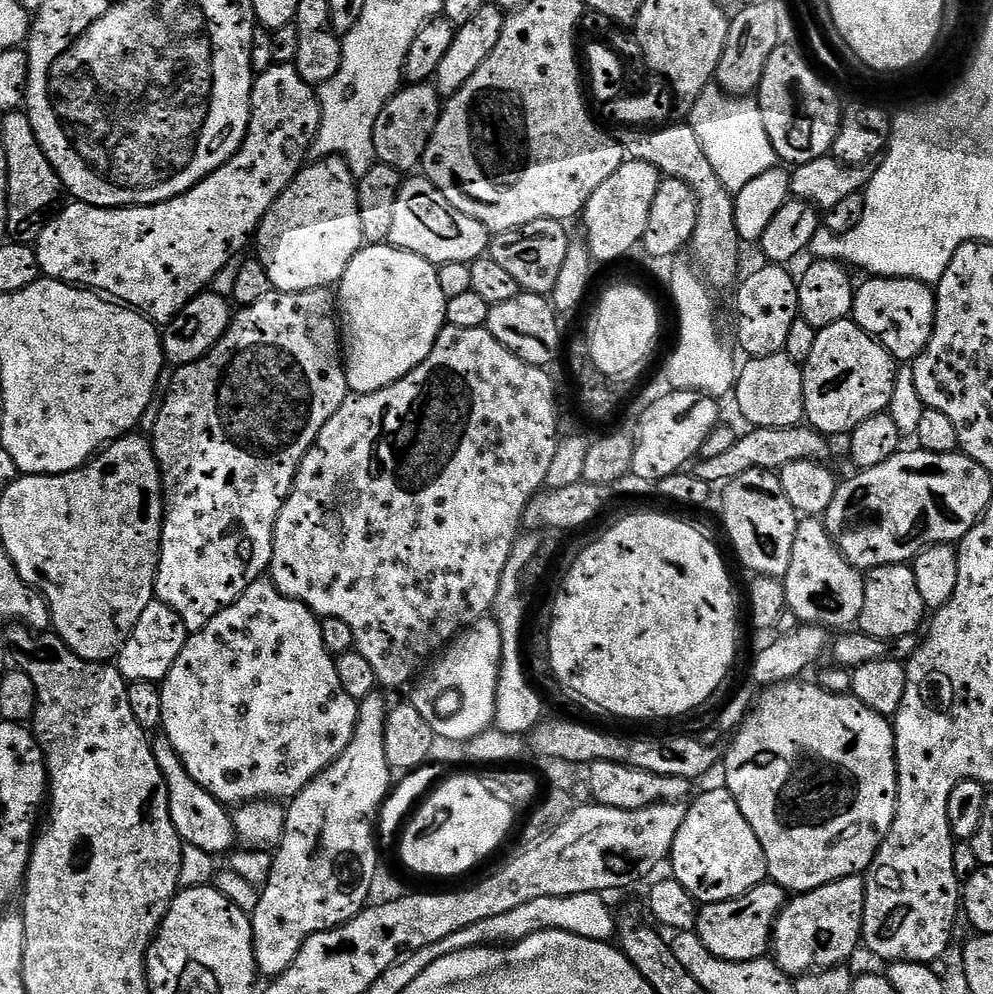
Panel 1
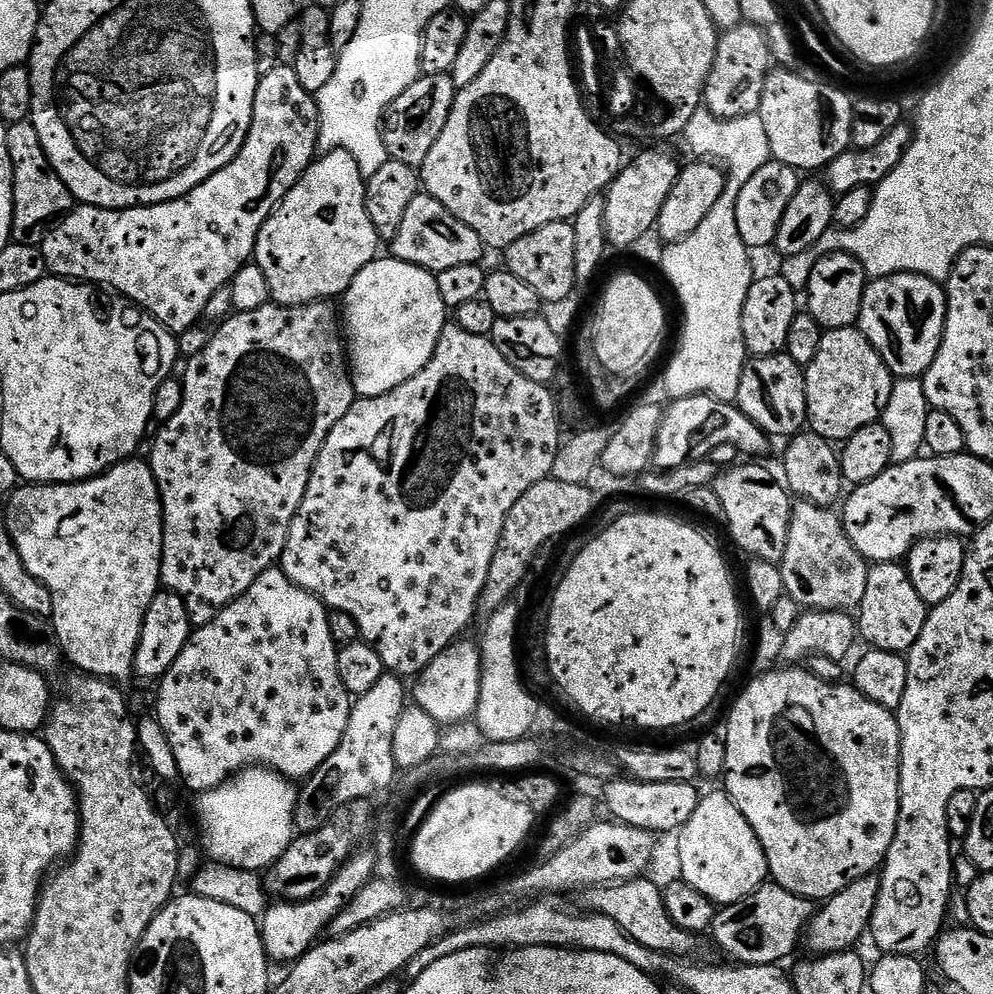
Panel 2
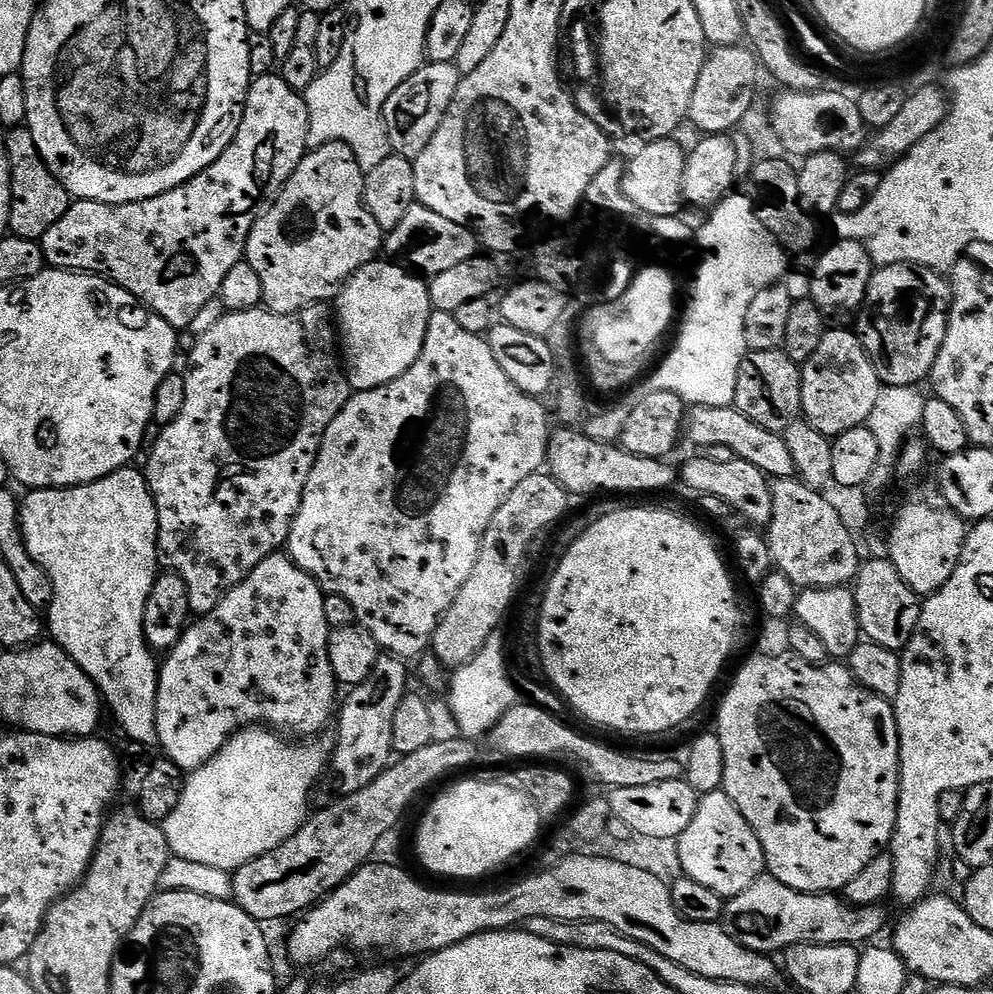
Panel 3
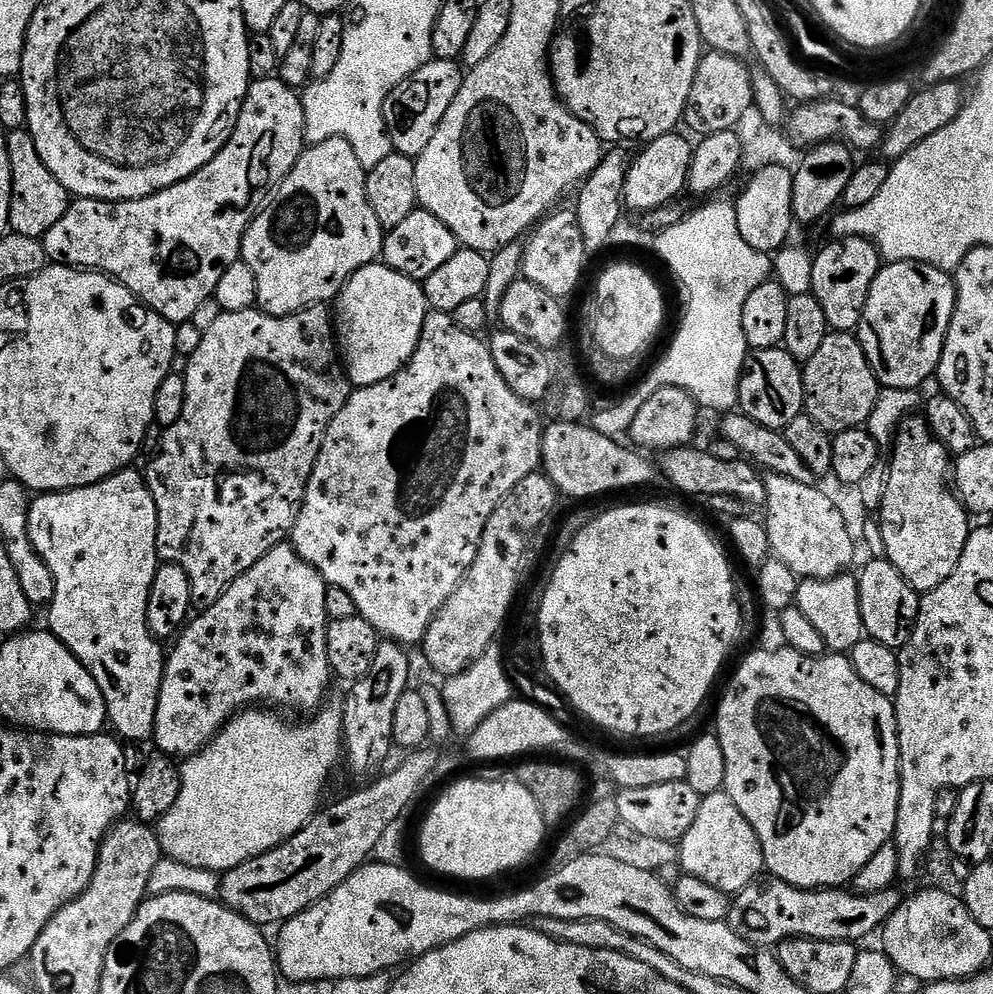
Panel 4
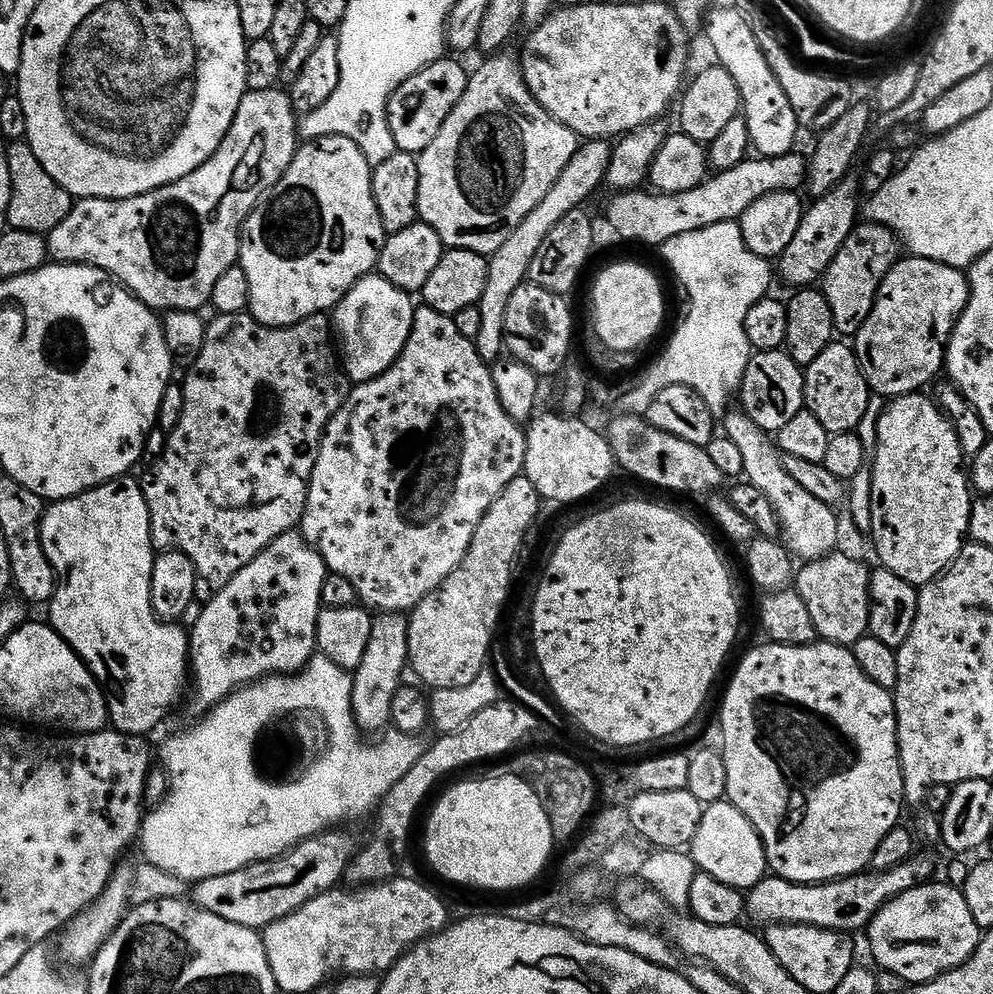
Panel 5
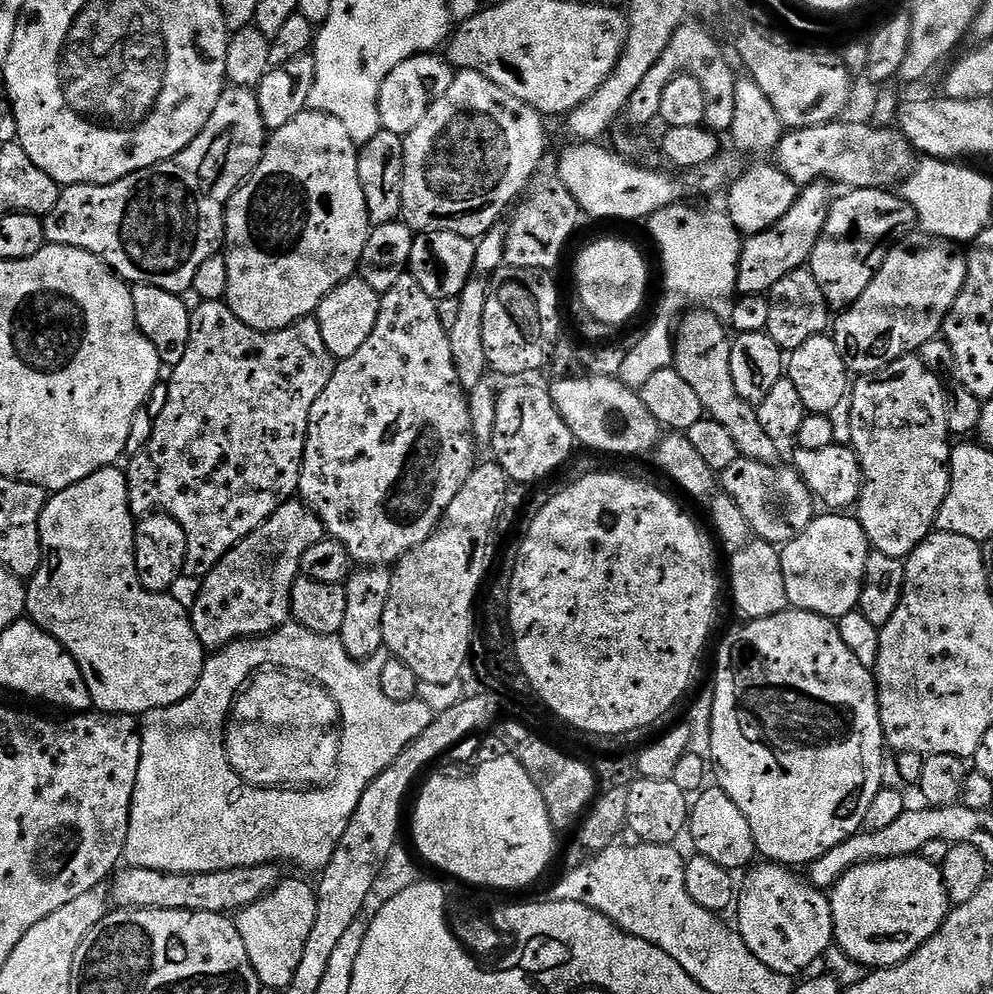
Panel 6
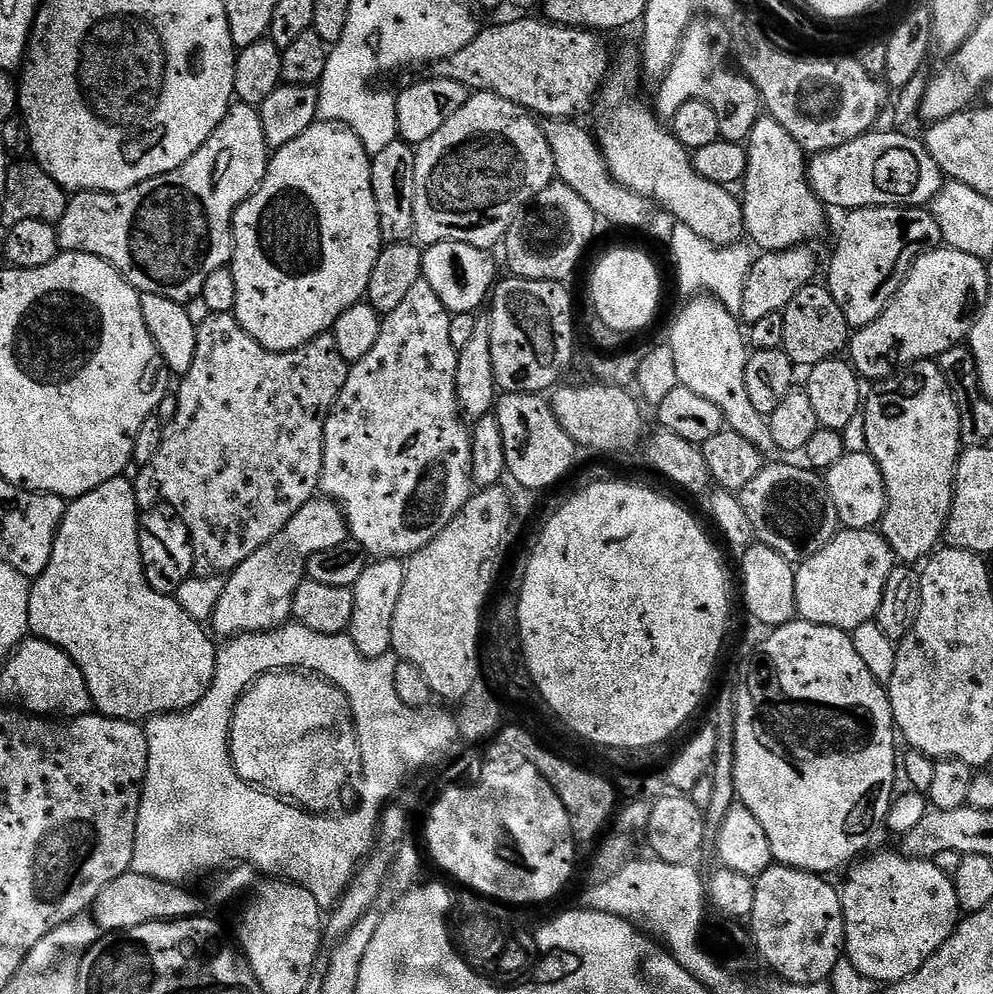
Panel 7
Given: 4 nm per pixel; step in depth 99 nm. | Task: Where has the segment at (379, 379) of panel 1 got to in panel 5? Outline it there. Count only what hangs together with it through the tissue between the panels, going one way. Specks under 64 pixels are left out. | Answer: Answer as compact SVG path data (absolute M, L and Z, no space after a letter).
M369 274L348 289L347 294L335 305L334 336L342 357L342 368L357 381L363 382L381 376L399 358L414 322L416 308L413 297L391 284L379 274Z

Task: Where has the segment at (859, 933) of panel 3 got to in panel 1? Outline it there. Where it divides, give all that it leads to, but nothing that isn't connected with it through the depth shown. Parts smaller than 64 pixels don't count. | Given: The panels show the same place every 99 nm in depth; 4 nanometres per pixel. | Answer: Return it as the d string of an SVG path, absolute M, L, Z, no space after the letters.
M765 882L754 886L745 896L737 900L727 900L717 904L705 904L700 909L700 918L696 923L696 935L718 958L734 962L762 960L769 955L774 944L774 929L777 917L784 911L786 893L779 884Z

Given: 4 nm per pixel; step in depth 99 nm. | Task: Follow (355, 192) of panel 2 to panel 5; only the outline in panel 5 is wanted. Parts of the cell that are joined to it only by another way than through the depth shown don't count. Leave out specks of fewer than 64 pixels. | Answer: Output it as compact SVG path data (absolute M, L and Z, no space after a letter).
M323 136L301 143L284 177L256 201L240 234L238 268L244 273L247 311L258 323L289 328L306 316L323 313L379 265L386 233L372 193L372 169L350 138Z

